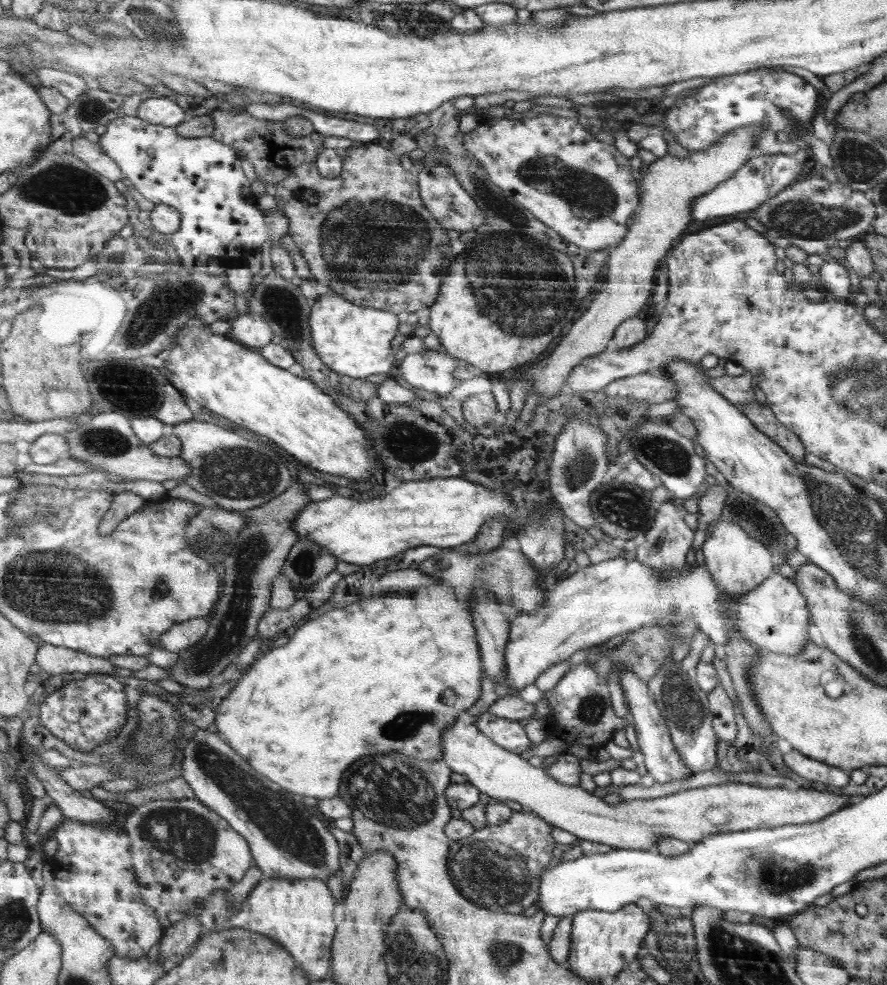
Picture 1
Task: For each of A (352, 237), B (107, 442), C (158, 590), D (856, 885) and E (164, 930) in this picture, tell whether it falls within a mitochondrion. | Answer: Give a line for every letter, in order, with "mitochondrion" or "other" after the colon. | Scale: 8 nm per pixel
A: mitochondrion
B: mitochondrion
C: mitochondrion
D: other
E: other

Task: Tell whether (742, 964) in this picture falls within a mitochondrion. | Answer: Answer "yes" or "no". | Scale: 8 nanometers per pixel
yes

